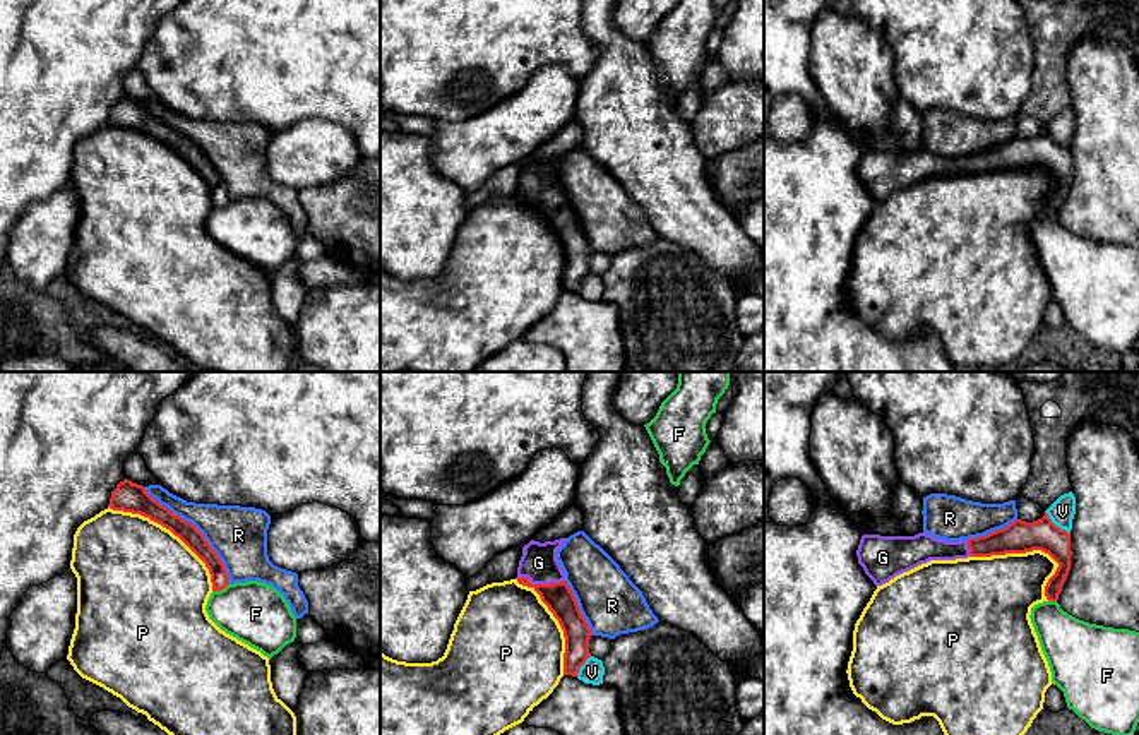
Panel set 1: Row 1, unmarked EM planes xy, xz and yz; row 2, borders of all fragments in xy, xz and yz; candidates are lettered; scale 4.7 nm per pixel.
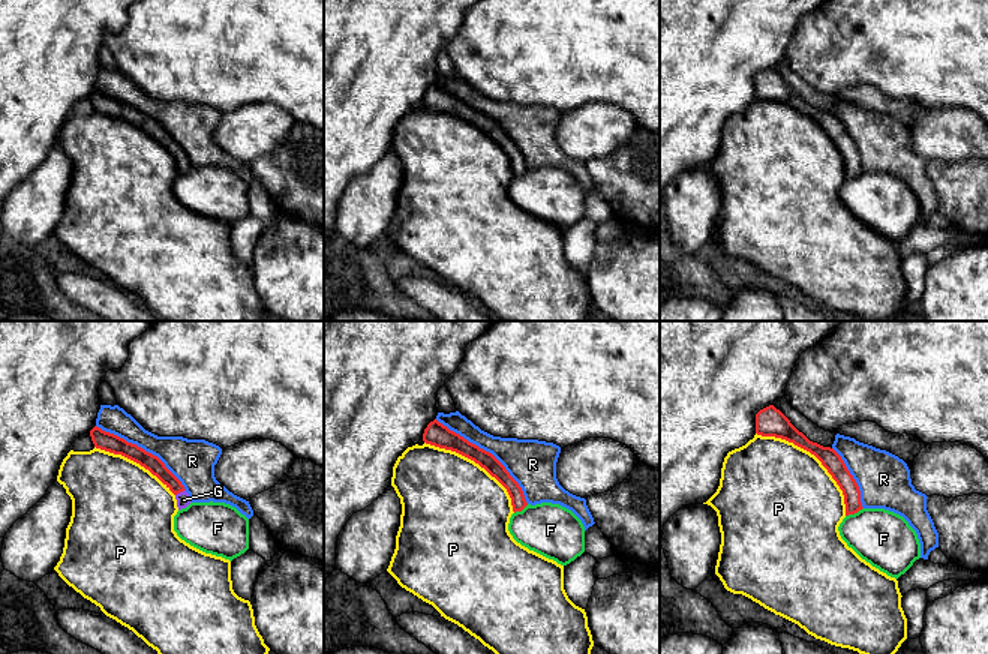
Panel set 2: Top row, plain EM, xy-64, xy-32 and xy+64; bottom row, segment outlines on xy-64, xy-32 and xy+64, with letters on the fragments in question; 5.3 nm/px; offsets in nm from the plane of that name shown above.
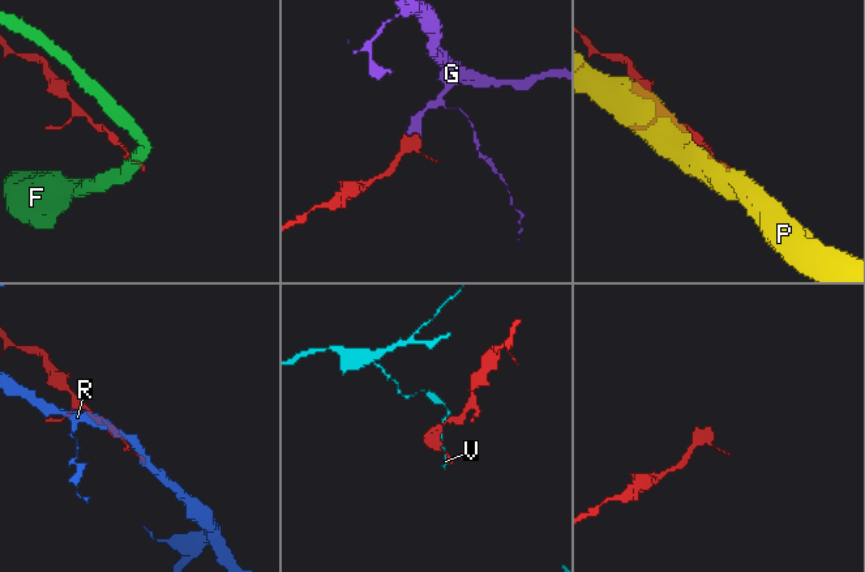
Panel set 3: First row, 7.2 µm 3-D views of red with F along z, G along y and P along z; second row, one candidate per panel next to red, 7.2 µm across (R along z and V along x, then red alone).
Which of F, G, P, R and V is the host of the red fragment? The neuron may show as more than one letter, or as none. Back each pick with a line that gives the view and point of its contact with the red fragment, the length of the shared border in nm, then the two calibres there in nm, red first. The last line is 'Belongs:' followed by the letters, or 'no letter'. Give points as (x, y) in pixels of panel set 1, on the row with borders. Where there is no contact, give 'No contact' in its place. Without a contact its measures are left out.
G: Touches red at xz (542, 585). Shared border 220 nm. Thickness 140 nm (red) against 170 nm
Belongs: G

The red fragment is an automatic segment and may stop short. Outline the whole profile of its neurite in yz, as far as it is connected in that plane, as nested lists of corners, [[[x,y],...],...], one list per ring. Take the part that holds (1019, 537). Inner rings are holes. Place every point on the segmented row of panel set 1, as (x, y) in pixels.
[[[1048,514],[1038,521],[1016,519],[985,536],[945,541],[927,533],[915,536],[863,535],[856,550],[858,564],[875,586],[930,560],[956,560],[1041,550],[1057,564],[1045,586],[1048,601],[1057,601],[1070,571],[1070,533],[1052,523]]]

